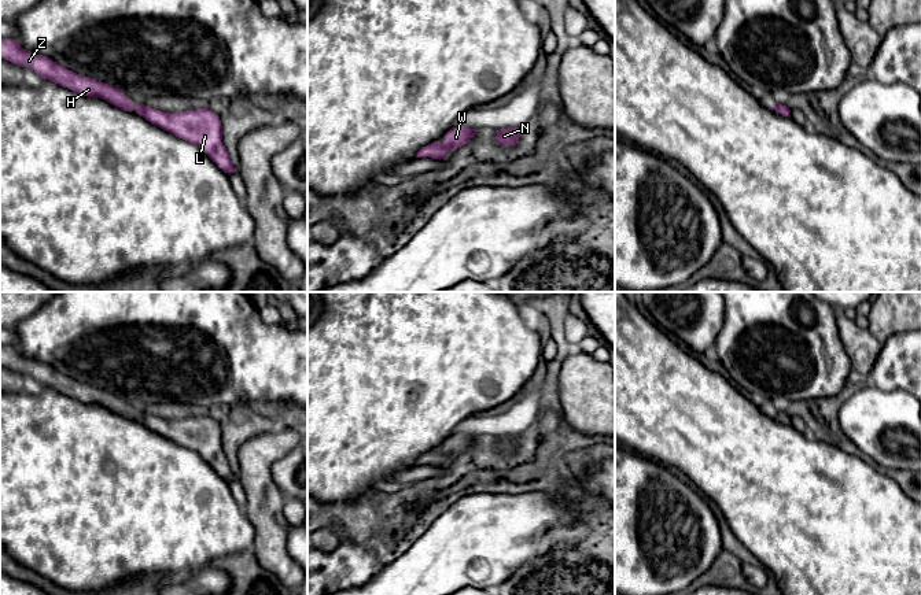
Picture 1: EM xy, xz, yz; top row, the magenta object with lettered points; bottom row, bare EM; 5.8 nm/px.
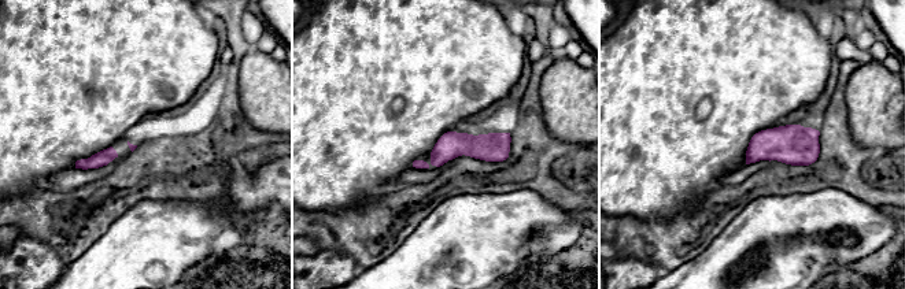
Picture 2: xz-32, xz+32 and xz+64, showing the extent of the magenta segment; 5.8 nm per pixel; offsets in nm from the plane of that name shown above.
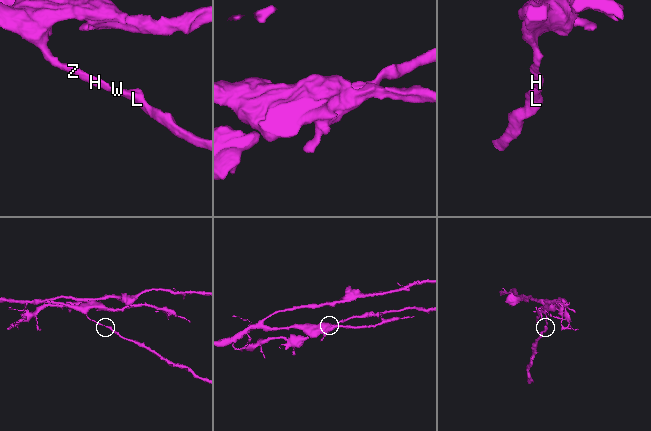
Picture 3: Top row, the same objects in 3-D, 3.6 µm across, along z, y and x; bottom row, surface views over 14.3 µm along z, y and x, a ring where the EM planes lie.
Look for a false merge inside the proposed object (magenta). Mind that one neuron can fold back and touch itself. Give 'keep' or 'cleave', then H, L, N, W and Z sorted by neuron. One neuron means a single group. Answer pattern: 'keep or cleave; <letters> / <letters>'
keep; H L N W Z

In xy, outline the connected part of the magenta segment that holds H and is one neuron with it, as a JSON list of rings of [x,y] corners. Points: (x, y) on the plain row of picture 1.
[[[0,345],[0,365],[21,374],[29,374],[44,387],[82,403],[100,404],[124,417],[136,418],[152,432],[199,454],[224,480],[237,478],[222,450],[220,424],[209,415],[187,417],[169,421],[145,411],[133,413],[132,407],[117,395],[77,381],[52,366],[23,356],[14,345]]]

